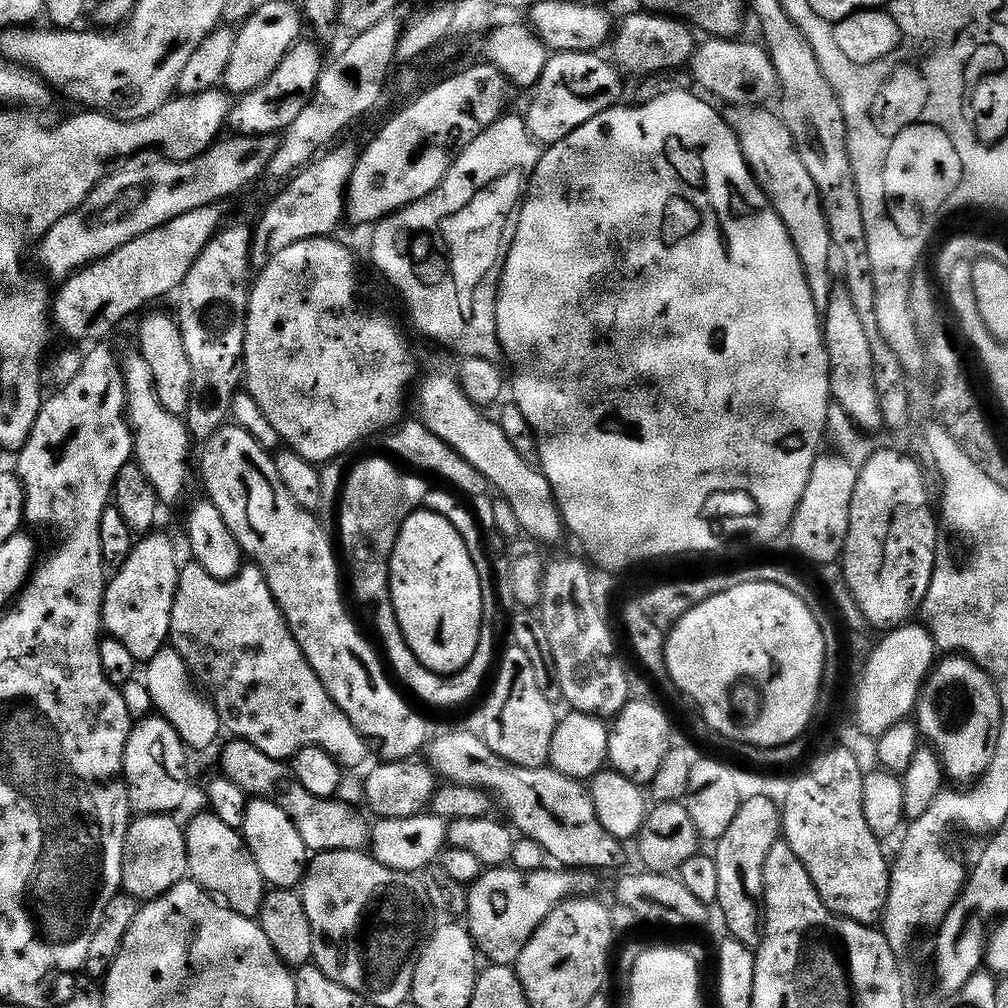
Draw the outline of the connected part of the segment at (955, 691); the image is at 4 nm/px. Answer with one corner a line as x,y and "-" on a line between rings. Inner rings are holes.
945,655
929,672
928,679
920,690
920,698
916,702
914,723
927,743
929,740
930,743
937,744
932,746
938,749
942,757
944,775
949,781
957,780
958,783
968,786
992,768
992,759
996,753
1000,727
1003,724
1003,706
1000,705
999,692
995,681
965,655

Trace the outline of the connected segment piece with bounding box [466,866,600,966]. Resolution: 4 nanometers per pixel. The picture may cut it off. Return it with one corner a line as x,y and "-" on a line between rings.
513,866
488,868
481,871
480,877
473,882
466,892
466,913
468,912
467,927
472,933
472,939
481,953
489,956
492,964
515,965
528,944
528,939
542,926
542,922
552,913
562,901
569,898
592,898
597,895
600,880
592,870
556,870
551,872
548,868
540,868
537,872
520,873

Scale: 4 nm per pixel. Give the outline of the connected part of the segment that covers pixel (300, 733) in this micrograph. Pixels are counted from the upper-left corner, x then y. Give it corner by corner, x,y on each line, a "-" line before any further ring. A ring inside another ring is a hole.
188,562
188,565
185,563
181,567
180,581
176,587
174,610
172,611
171,647
175,648
177,654
184,660
184,665
188,668
193,681
203,689
207,699
212,701
223,731
225,733
229,732
227,734
229,737
250,742
250,746
262,750
262,754
266,754
271,760
281,762
291,761
299,752
307,748
321,748
326,750
326,754
330,754
339,762
341,769
348,770
348,768
356,768
359,764
366,763
368,760
368,747
370,747
369,741
352,725
348,715
330,698
326,686
320,681
318,674
310,666
310,662
304,656
304,652
298,646
298,642
292,637
292,631
288,629
288,619
284,617
284,611
280,609
280,604
274,598
274,594
268,585
268,580
264,577
264,571
259,566
248,567
241,567
239,574
232,580
214,578
201,564
195,562

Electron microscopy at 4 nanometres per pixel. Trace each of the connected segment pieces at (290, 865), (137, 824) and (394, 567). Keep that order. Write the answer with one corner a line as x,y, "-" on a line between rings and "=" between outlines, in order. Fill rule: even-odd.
252,798
248,801
242,829
248,849
254,854
258,870
262,870
265,885
272,888
295,889
303,881
310,863
310,853
304,836
294,826
292,819
268,798
=
172,814
163,816
137,815
128,825
128,837
124,843
124,865
122,866
122,878
124,879
123,891
128,892
141,902
156,900
162,894
166,894
174,886
181,884
188,876
188,847
185,840
185,829
176,821
=
417,510
411,512
400,528
392,561
388,564
388,591
392,593
392,612
400,625
404,641
432,672
451,674
460,672
474,658
482,630
486,627
484,611
485,581
480,581
477,561
473,560
459,528
447,515

